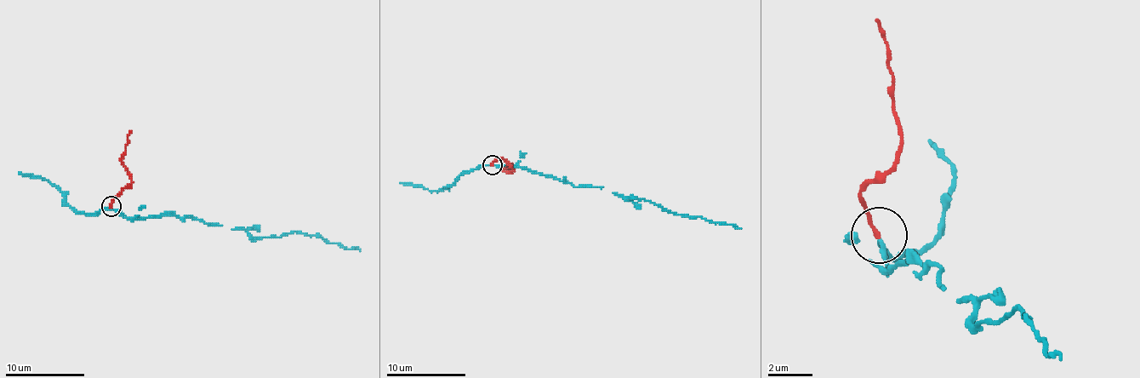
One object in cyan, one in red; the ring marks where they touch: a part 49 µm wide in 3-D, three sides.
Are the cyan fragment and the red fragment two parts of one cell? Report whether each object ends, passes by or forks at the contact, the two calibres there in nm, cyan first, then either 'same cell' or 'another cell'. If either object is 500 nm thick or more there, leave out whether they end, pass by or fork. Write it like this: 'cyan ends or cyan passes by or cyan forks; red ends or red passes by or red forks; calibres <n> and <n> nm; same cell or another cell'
cyan passes by; red ends; calibres 160 and 200 nm; another cell

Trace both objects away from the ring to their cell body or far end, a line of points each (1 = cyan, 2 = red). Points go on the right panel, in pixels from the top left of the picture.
1: (880, 239), (886, 267), (942, 272), (942, 289), (970, 300), (970, 323), (1014, 306), (1059, 362)
2: (880, 233), (858, 194), (892, 167), (903, 128), (886, 60), (886, 32), (874, 21)

